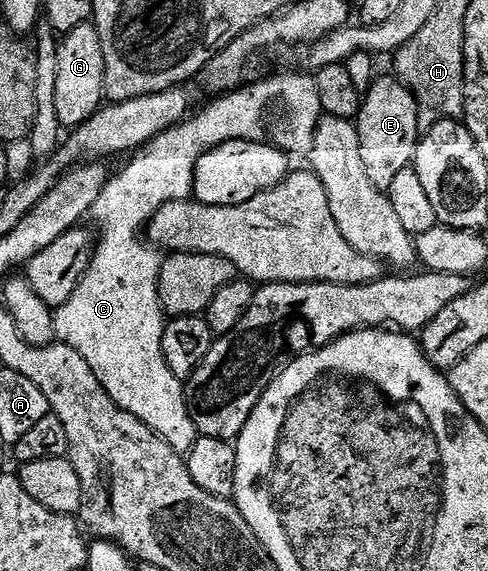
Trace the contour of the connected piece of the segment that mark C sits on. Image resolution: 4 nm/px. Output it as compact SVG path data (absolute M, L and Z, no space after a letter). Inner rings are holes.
M310 73L275 74L264 82L244 85L211 100L200 114L192 113L186 120L161 132L147 145L140 146L130 155L131 163L116 178L115 175L108 177L89 215L90 221L95 221L94 229L97 231L95 254L73 296L69 296L69 300L55 310L56 339L81 352L81 356L85 356L85 364L93 368L97 380L101 380L105 392L109 392L113 401L125 412L137 416L137 420L164 438L181 456L187 455L193 448L197 431L189 416L184 383L172 372L163 355L165 311L159 303L159 273L164 255L145 240L143 233L150 218L166 202L185 202L192 197L193 172L197 168L197 160L201 160L206 150L234 138L263 140L268 137L267 105L271 105L276 114L269 135L271 145L284 152L310 151L315 128L320 118L324 117L321 96Z

